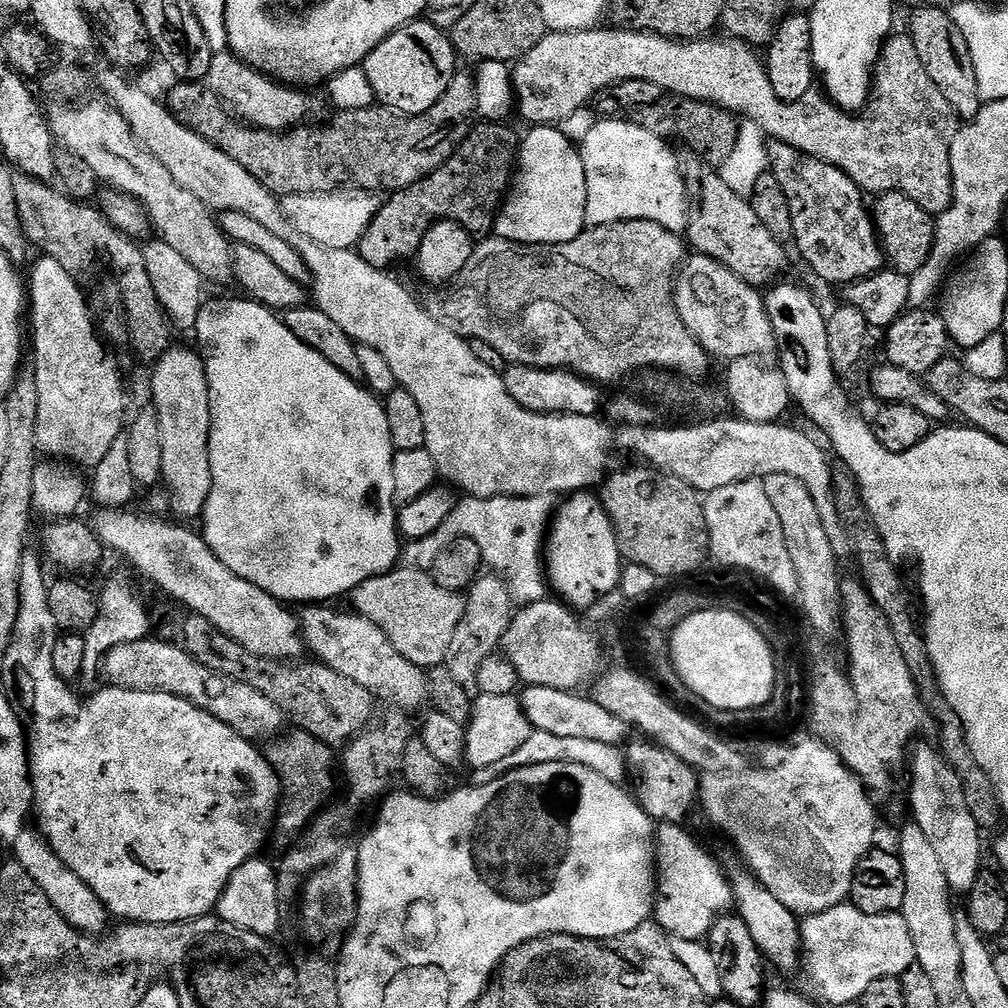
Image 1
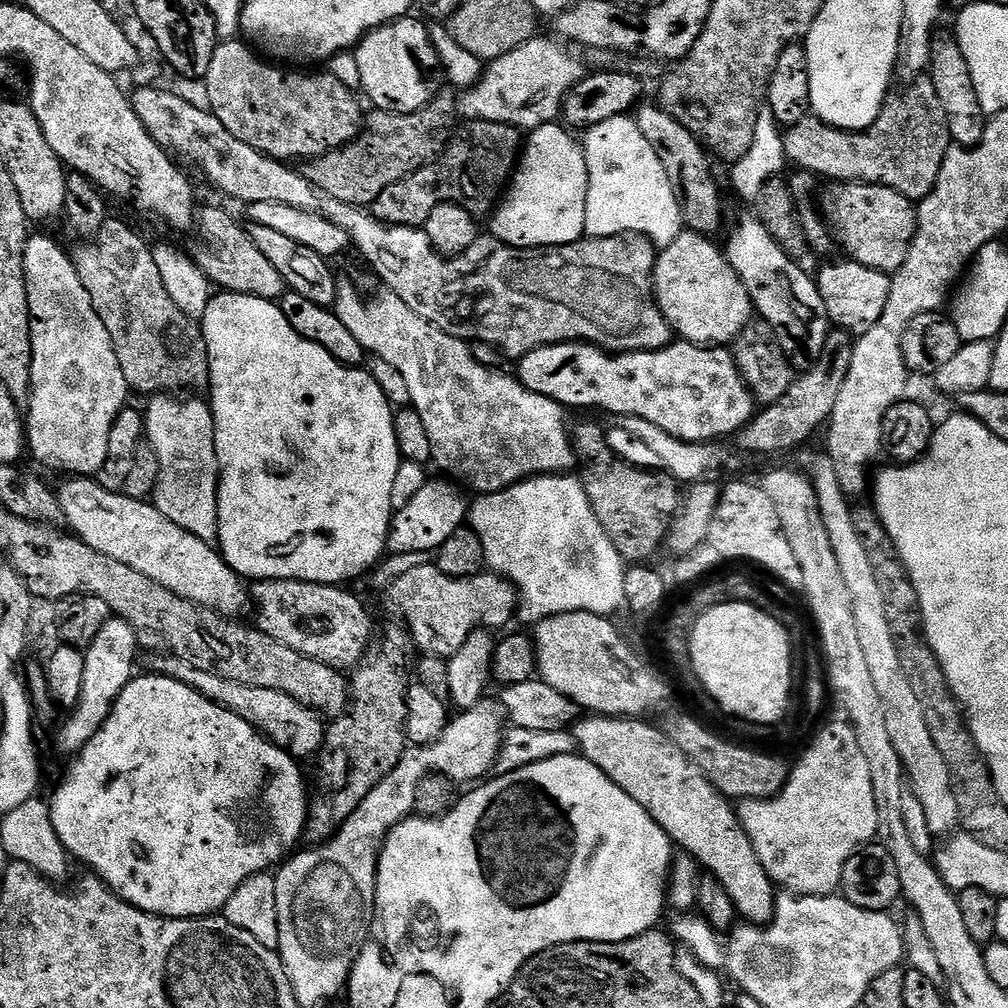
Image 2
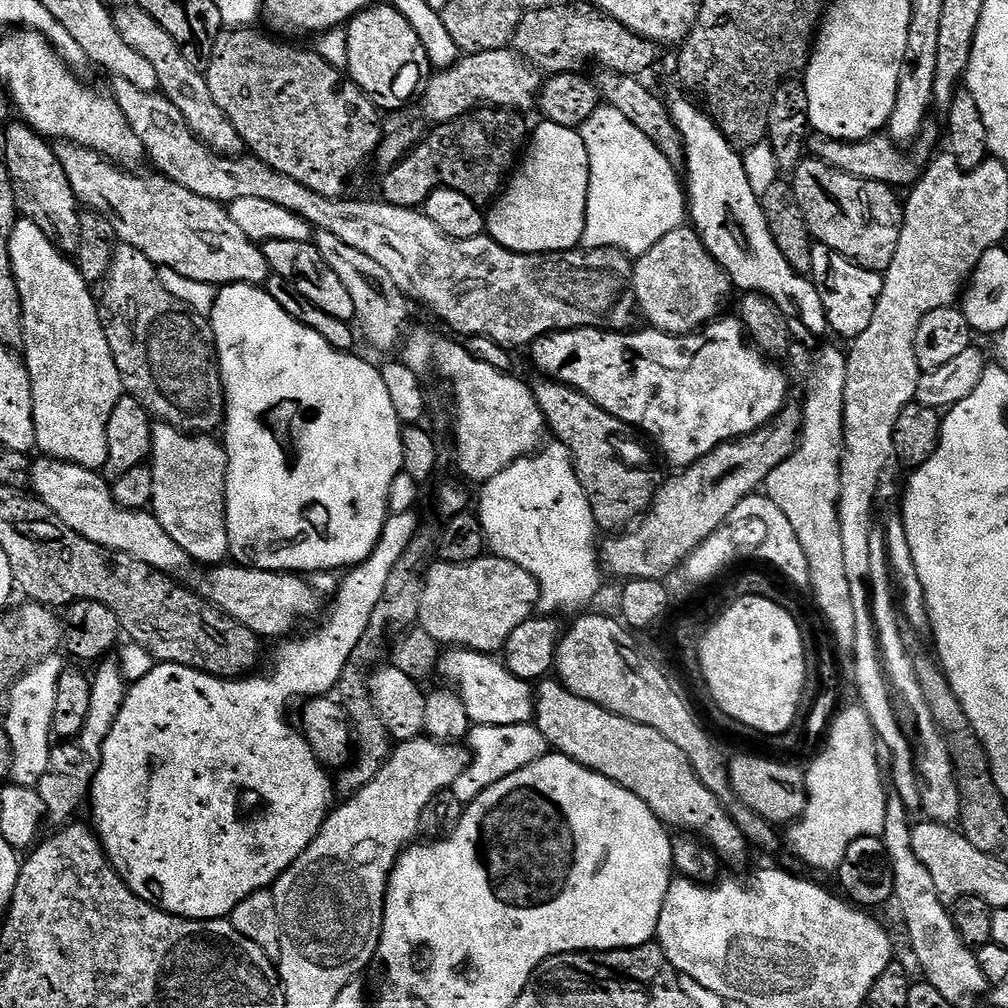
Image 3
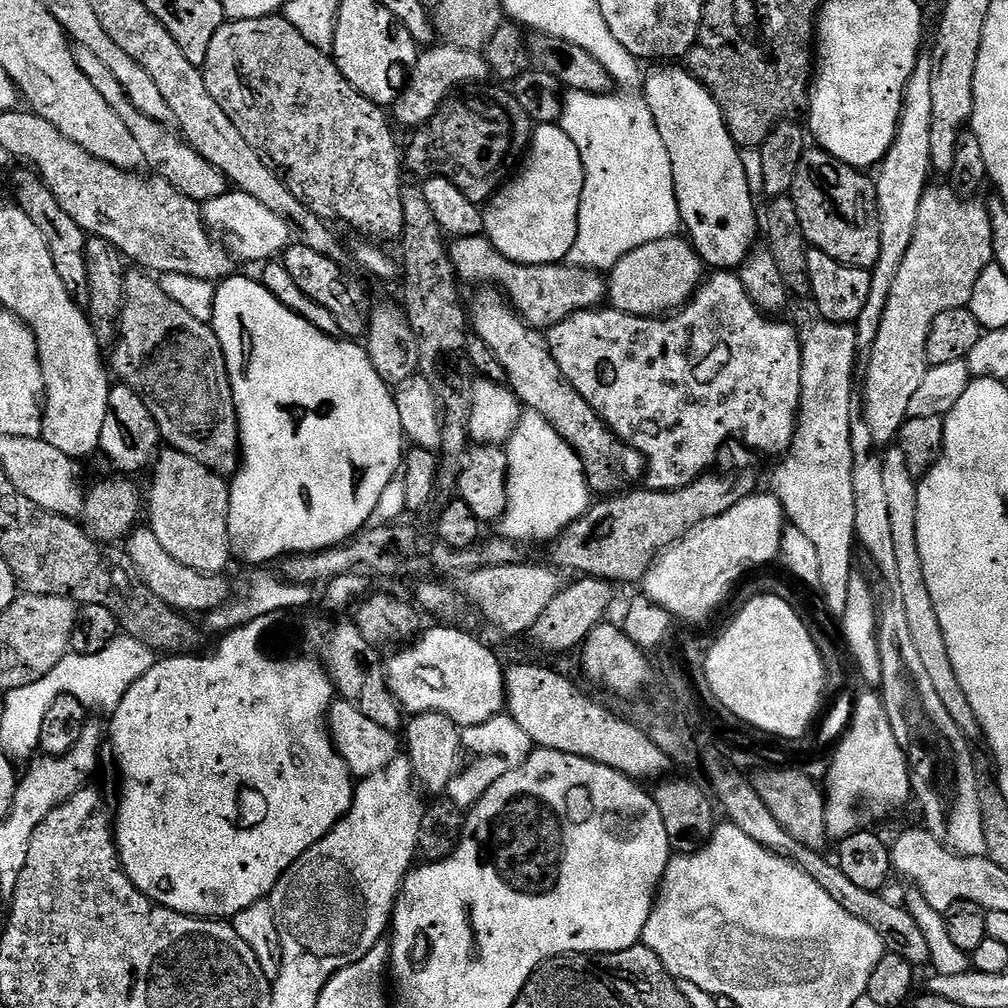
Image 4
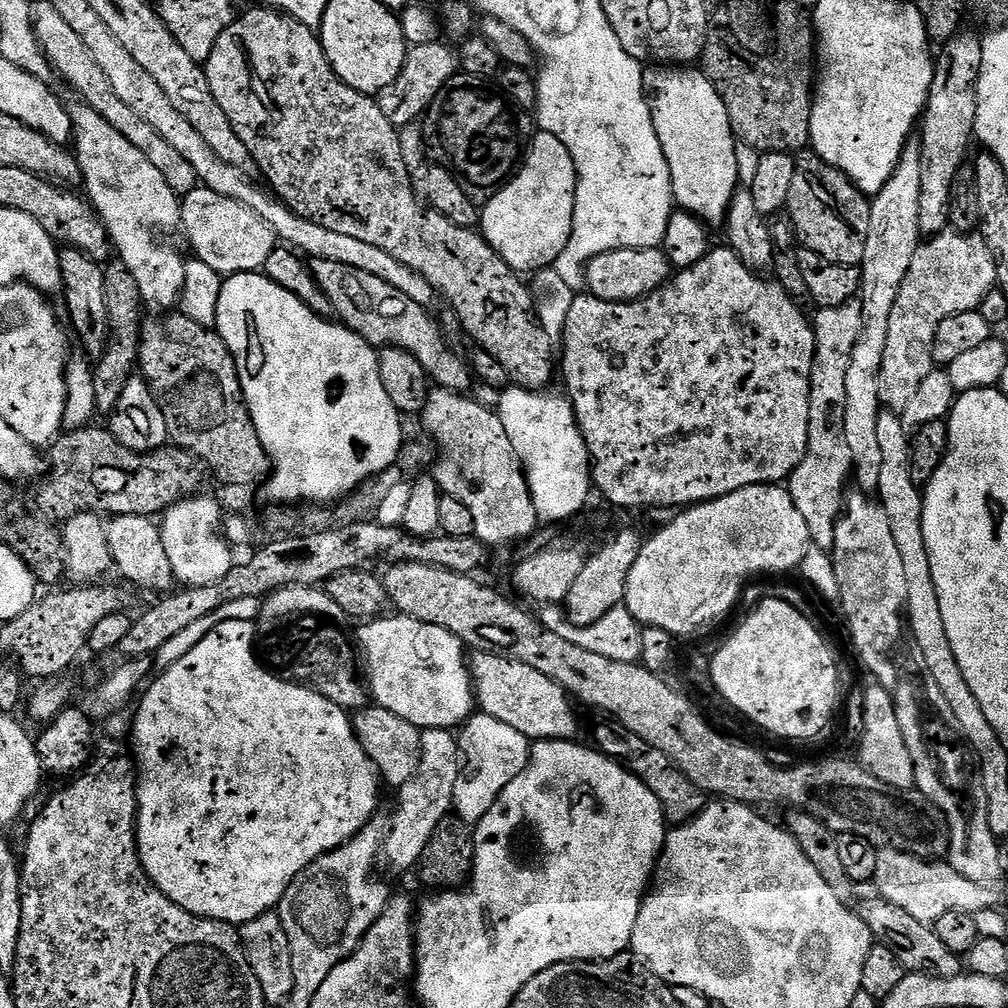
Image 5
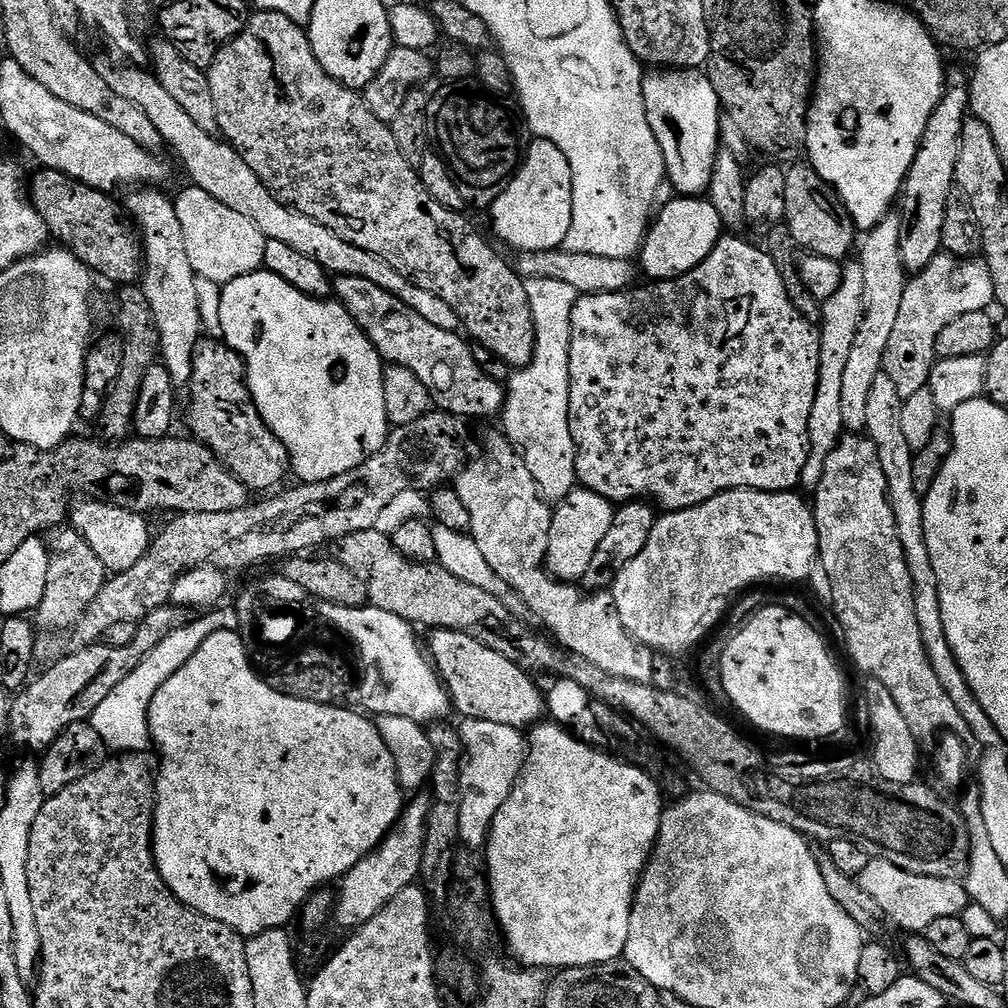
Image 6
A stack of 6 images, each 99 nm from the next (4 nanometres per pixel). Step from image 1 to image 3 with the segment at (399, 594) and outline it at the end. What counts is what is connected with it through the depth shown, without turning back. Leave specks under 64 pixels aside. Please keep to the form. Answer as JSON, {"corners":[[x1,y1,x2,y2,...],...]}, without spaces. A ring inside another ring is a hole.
{"corners":[[485,554,465,564,436,562,424,576,418,624,441,646,496,654,515,628,537,611,539,602,538,582,522,566,514,566,506,558]]}

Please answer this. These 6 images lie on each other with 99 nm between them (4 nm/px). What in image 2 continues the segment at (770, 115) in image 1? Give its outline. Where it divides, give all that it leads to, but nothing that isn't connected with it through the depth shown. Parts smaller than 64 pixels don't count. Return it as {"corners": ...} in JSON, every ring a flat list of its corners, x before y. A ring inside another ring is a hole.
{"corners":[[537,34,518,46,518,50,510,50,510,54,502,54,502,58,491,61,481,71,480,79,459,93,459,115,465,121,502,122,521,130,559,121,565,94,584,79,586,69,567,43,549,36],[921,78,911,81,901,96,889,95,884,102,884,109,876,121,864,132,843,132,819,120,814,114,802,117,783,133,784,155,797,165,797,169,812,173,813,177,825,176,828,182,855,182,858,184,881,184,887,188,906,194,913,202,925,200,938,182,942,162,954,141,946,114,942,111,942,102,935,92,931,79]]}

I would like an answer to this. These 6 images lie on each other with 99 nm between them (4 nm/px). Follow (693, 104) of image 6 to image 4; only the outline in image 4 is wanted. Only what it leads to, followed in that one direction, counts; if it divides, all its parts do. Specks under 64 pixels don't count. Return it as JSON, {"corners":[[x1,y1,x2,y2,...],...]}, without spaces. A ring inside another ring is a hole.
{"corners":[[660,66,657,72,652,72,643,77,642,95,645,102,648,103,648,109,652,117,656,119,658,126,658,134,662,134,662,142,666,142,666,150,670,154,670,166,674,170,674,190,678,198,678,210,680,211,680,222,683,231,686,233,687,239,690,241,696,253,704,261,705,265,712,270,736,270,743,264,744,259,751,254,757,247,756,241,756,204,754,194,750,190,750,182,746,182,746,170,742,170,742,158,740,157,741,149,734,142,734,138,730,134,730,130,726,126,726,122,722,118,722,110,718,106,716,99,706,90,706,86,702,86,702,82,698,82,698,78,694,78,692,73,684,66]]}

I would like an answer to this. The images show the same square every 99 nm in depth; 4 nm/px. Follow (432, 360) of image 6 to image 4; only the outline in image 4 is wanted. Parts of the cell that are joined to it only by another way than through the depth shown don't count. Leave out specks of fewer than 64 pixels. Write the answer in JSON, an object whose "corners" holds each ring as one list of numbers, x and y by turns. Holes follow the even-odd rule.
{"corners":[[293,243,283,253,282,262,304,293,310,294,310,298,314,298,318,306,326,306,326,310,334,314,334,322,338,322,340,331,345,337,360,338,367,333,370,307,368,308,368,296,364,293,364,284,358,277,351,276,343,268,345,266,343,263,326,258,318,254,318,250,310,250,310,246,298,243]]}

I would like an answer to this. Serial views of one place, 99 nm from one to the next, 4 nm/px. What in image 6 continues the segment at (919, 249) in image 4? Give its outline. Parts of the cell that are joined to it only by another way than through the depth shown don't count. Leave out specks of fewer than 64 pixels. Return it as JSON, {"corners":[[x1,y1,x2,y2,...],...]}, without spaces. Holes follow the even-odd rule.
{"corners":[[941,251,930,266,926,266,926,270,915,273,909,279,902,294,897,322,890,333,890,346,886,346,884,355,884,372,894,386,898,386,900,396,906,397,927,388,932,368,938,359,938,334,942,334,954,318,962,318,962,314,989,311,995,298,994,278,990,276,988,265,980,258,961,259]]}

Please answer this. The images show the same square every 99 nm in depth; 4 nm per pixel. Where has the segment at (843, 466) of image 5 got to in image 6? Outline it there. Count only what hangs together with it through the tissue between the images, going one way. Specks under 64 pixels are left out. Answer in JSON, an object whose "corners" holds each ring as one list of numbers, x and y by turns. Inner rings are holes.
{"corners":[[859,262,844,264,842,286,829,300,823,301,820,334,820,357,818,358,818,390,814,394,814,406,810,410,810,442,812,449,808,452,808,461,802,470,801,485,808,490,815,490,820,485,826,460,846,429,842,422,842,377,850,359,850,350,854,350,854,338,858,338,858,330,864,317,864,295,866,282]]}

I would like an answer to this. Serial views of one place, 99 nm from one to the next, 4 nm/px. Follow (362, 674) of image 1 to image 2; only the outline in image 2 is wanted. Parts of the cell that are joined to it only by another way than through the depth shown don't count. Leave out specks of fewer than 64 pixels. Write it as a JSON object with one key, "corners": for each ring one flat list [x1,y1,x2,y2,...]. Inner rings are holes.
{"corners":[[261,580,253,583,250,600,254,608,256,604,255,627,270,634,274,642,282,642,282,646,290,646,290,650,306,654,306,658,314,658,331,668,351,670,359,664,360,657,369,647,373,636,371,614,364,609,363,602,348,590,347,587,335,584,315,584,301,580]]}

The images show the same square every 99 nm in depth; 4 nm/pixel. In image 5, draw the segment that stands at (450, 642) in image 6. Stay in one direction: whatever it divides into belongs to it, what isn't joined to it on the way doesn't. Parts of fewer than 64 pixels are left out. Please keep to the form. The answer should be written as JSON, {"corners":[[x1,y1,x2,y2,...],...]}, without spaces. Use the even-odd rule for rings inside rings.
{"corners":[[473,651,470,656,470,671,474,700,479,711,485,716,498,718,498,722,506,722,506,726,514,726,518,734,522,734,530,742,537,740,572,740,576,732,576,712,572,709,573,701,558,682,546,678,546,674,522,666,522,662,514,662,505,656,497,656,494,652]]}

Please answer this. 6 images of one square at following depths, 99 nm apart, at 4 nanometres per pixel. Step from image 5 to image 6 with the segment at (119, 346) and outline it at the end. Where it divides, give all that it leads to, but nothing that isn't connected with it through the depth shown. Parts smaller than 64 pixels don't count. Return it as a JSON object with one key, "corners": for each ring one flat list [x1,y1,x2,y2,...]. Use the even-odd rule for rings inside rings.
{"corners":[[124,286,117,292,120,293,116,296,116,320,120,323,119,335,124,338,122,368,118,370,112,393,102,406,102,414,94,422,94,428,108,442,123,442,133,435,132,419,138,406,138,390,142,390,142,378,146,378,146,370,157,363,160,354,160,335,154,322,154,310,150,310,150,302,146,299,143,287]]}

